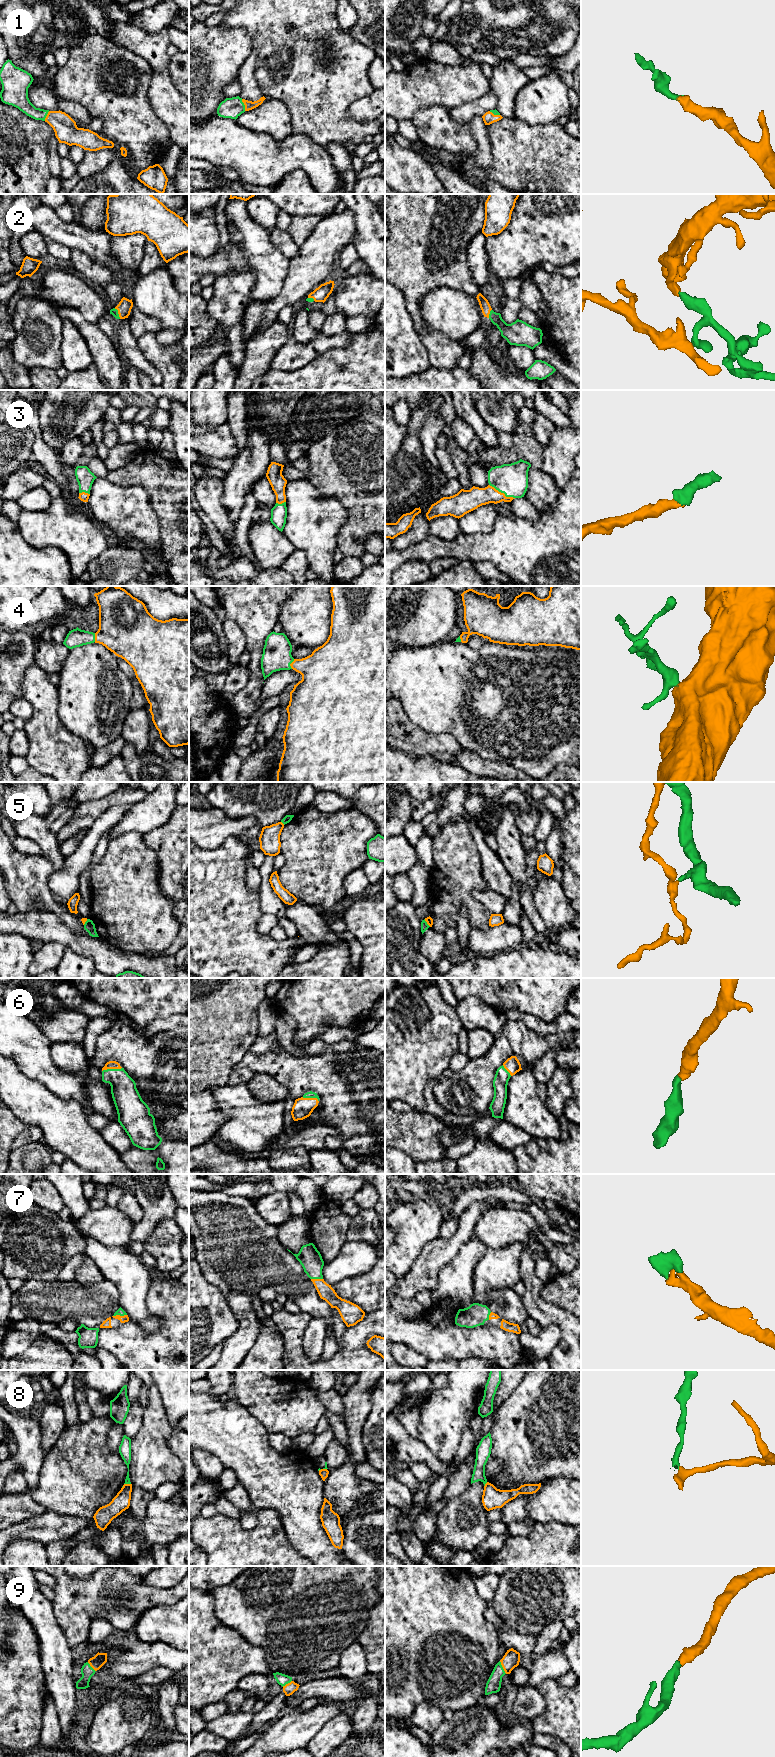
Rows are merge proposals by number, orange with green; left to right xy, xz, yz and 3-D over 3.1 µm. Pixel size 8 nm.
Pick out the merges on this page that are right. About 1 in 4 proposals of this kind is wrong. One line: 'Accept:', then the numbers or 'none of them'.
Accept: 1, 2, 3, 4, 6, 7, 9

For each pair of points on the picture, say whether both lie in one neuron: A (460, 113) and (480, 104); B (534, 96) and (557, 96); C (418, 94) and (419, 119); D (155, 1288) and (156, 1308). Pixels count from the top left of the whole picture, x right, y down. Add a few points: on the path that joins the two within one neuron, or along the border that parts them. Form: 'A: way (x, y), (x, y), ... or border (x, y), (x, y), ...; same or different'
A: way (465, 113), (475, 108); same
B: way (540, 99), (551, 96); same
C: border (442, 105), (430, 105), (422, 108), (411, 119); different
D: way (155, 1293), (155, 1303); same

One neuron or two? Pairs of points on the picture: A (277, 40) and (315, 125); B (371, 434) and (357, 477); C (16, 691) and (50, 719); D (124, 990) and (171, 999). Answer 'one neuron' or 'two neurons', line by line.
A: one neuron
B: one neuron
C: two neurons
D: one neuron

